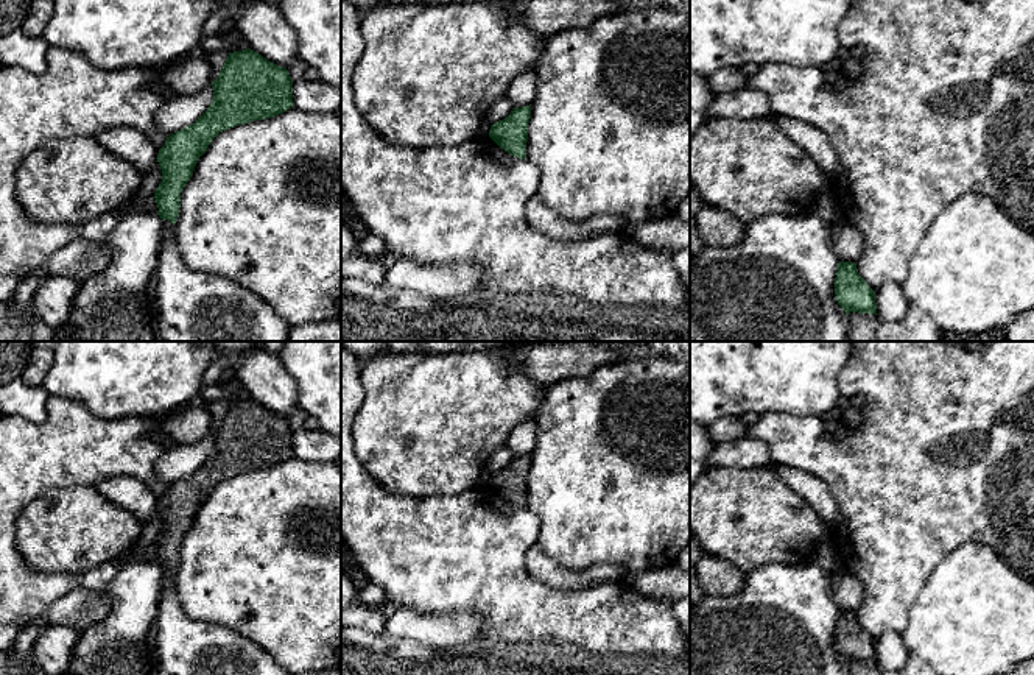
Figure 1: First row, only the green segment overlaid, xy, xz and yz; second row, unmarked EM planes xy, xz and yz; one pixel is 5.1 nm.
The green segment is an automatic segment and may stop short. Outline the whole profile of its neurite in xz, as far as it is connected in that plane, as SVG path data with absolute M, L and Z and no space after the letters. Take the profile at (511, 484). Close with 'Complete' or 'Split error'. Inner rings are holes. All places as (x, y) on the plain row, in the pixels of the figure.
M531 454L514 457L506 468L491 474L489 486L509 504L526 508L529 468Z. Complete

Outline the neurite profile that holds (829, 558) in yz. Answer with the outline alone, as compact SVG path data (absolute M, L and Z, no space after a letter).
M835 542L822 544L818 550L816 560L821 567L830 575L836 574L841 569L841 557Z

